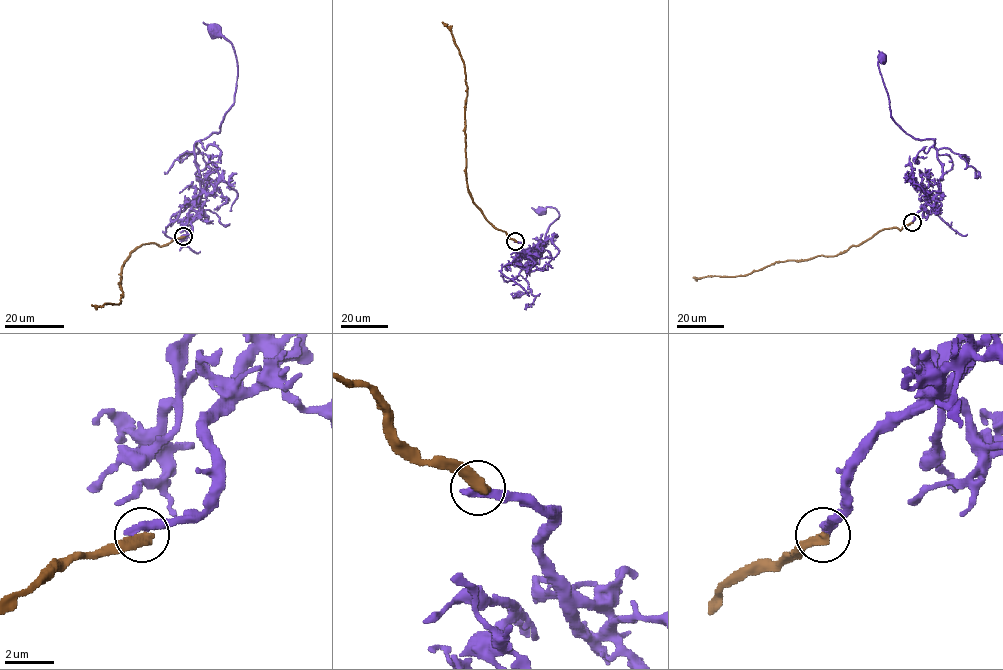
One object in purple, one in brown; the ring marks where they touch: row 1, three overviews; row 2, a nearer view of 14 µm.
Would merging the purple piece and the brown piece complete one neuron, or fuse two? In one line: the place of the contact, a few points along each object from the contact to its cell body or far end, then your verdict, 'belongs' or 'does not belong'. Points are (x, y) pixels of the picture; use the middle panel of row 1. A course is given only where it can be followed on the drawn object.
place (515, 241); course purple (515, 241), (522, 244), (529, 271), (524, 264), (539, 262), (548, 227), (559, 216), (555, 208), (542, 210); course brown (516, 241), (493, 225), (473, 201), (468, 189), (464, 65), (451, 31), (442, 21); does not belong

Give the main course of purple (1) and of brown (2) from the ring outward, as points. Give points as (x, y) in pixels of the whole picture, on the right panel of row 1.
1: (912, 222), (938, 193), (942, 164), (933, 139), (913, 138), (890, 116), (878, 65), (881, 58)
2: (912, 222), (900, 230), (879, 230), (834, 256), (775, 261), (743, 275), (692, 277)

